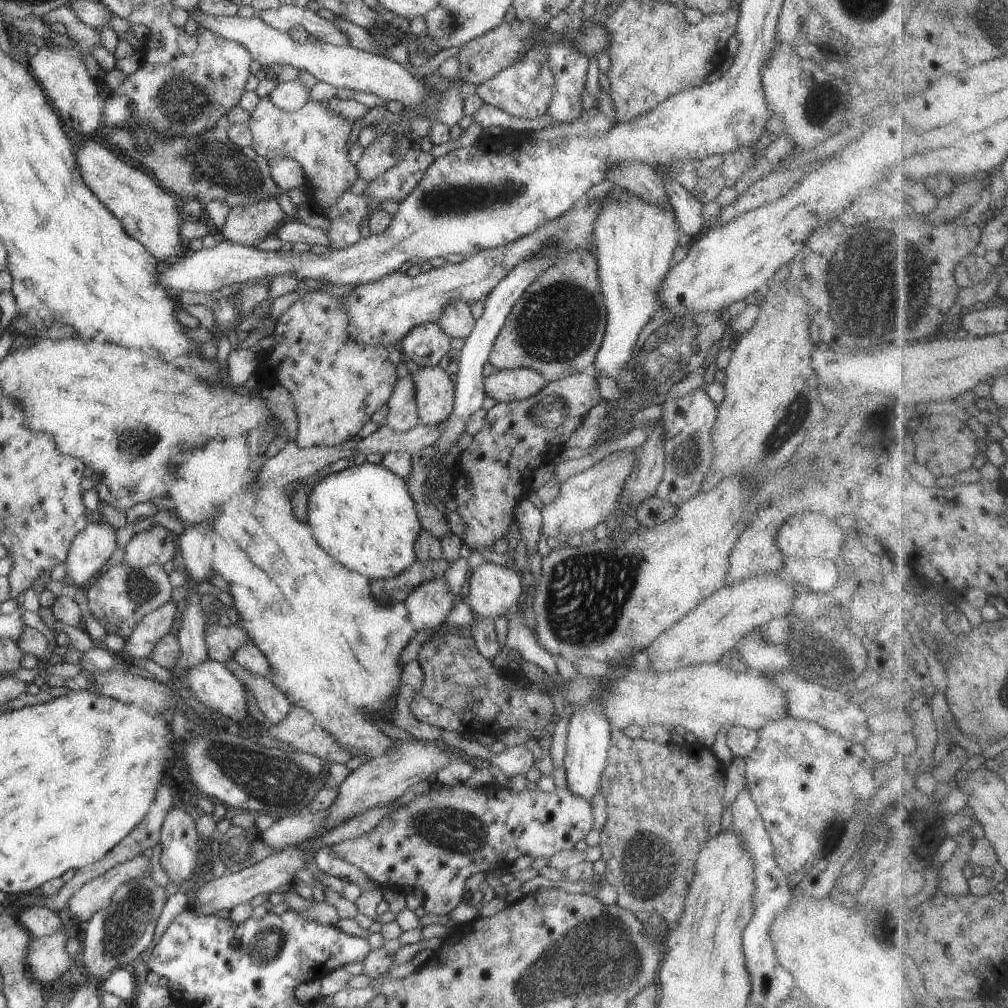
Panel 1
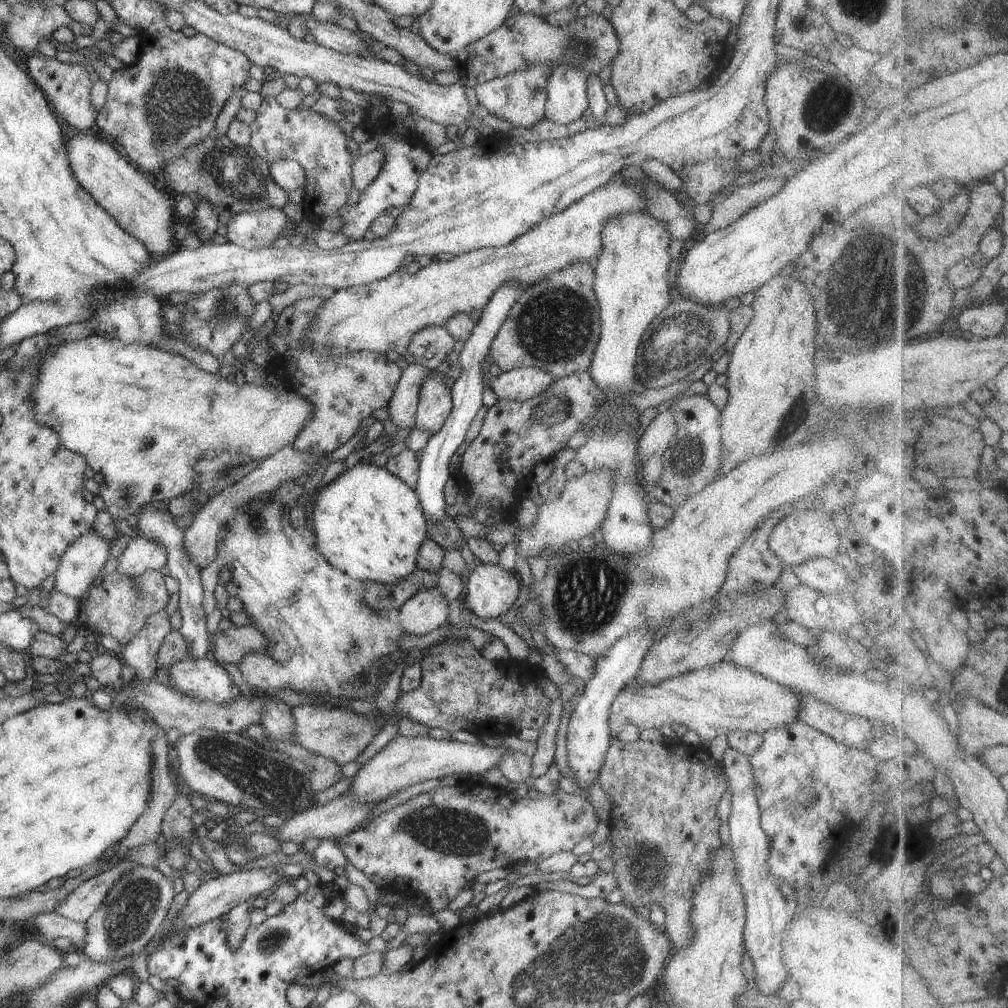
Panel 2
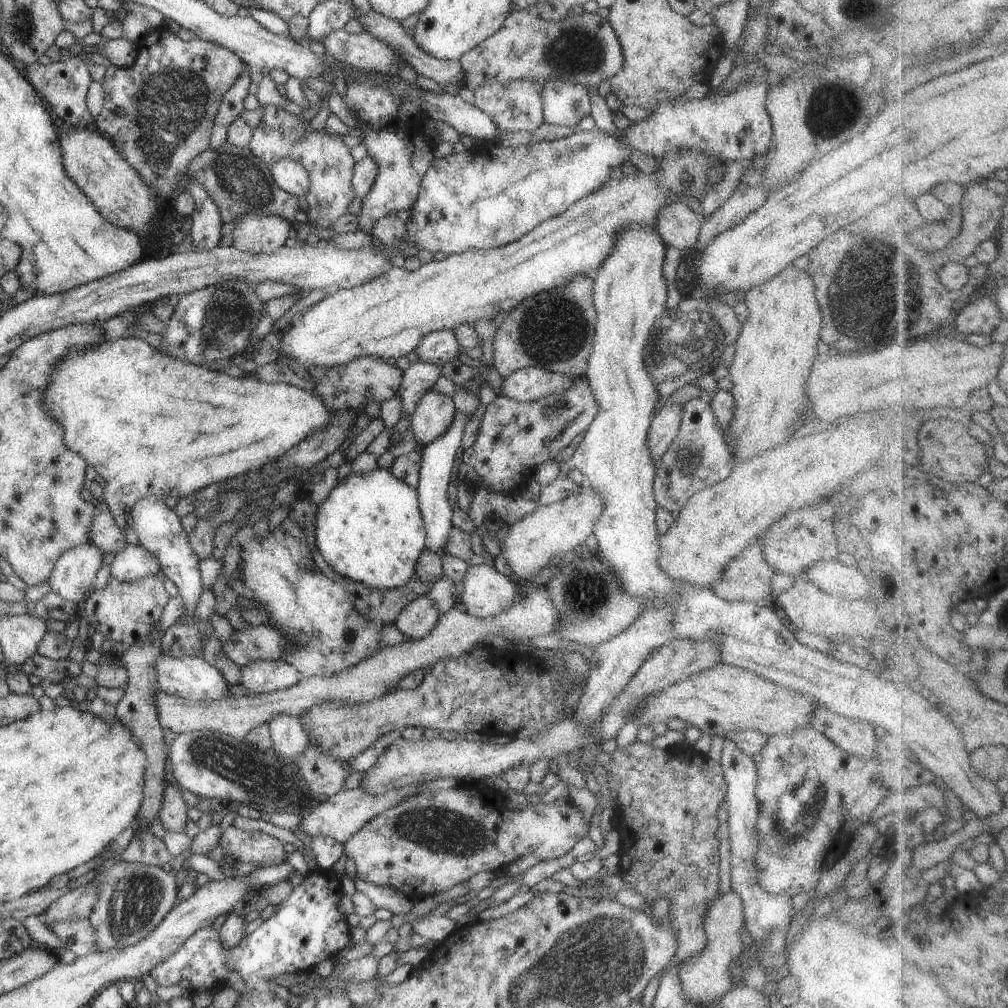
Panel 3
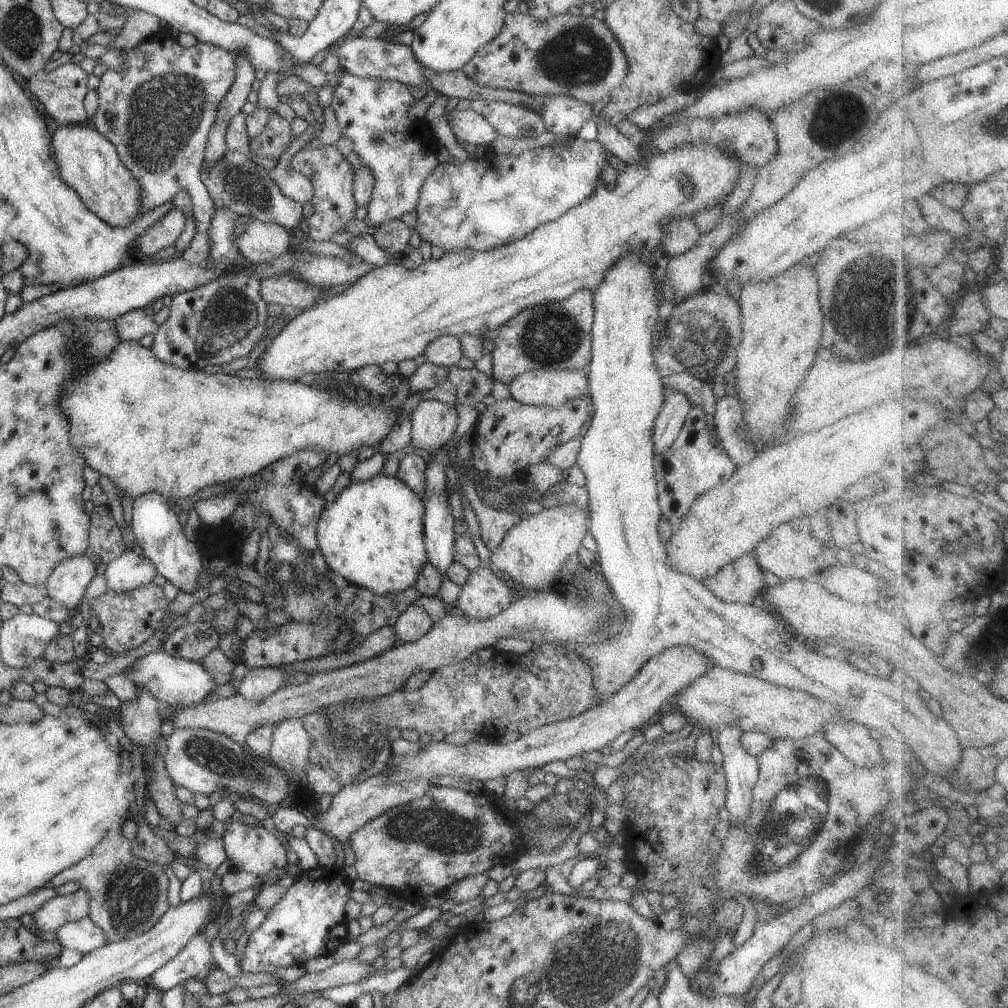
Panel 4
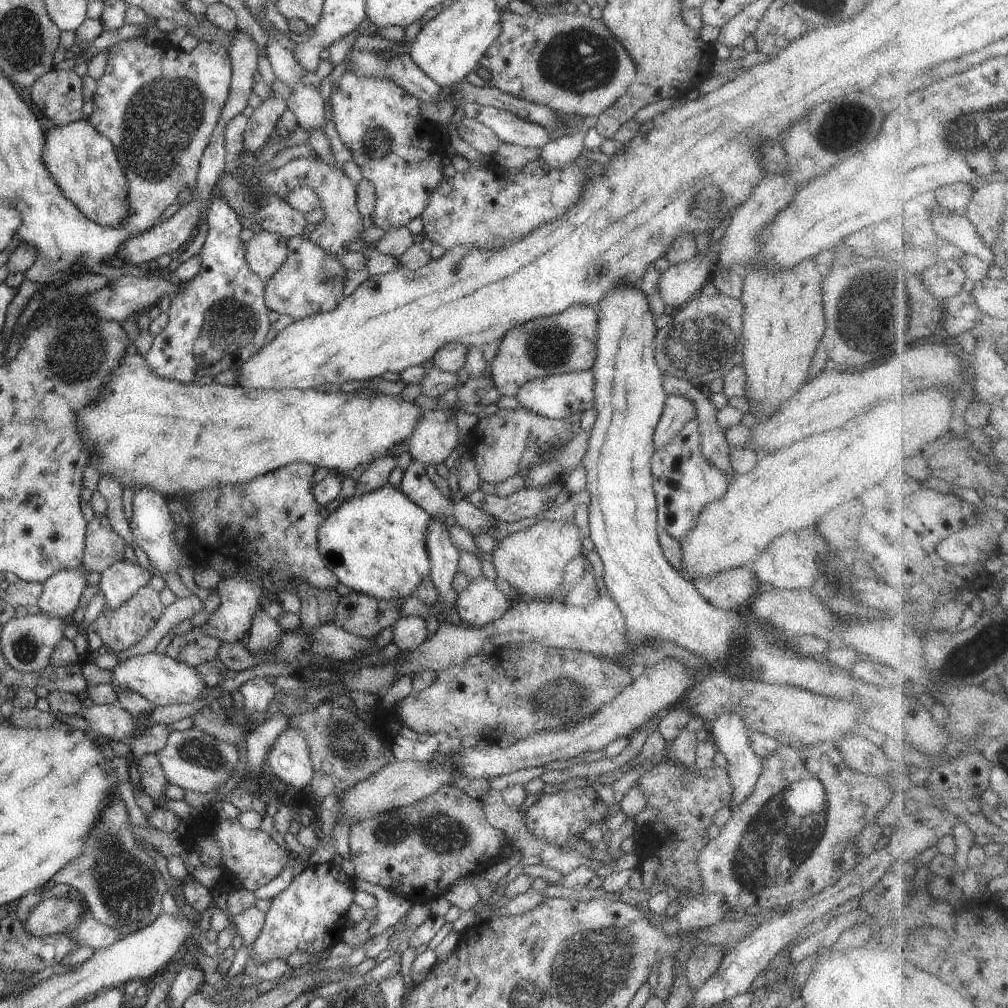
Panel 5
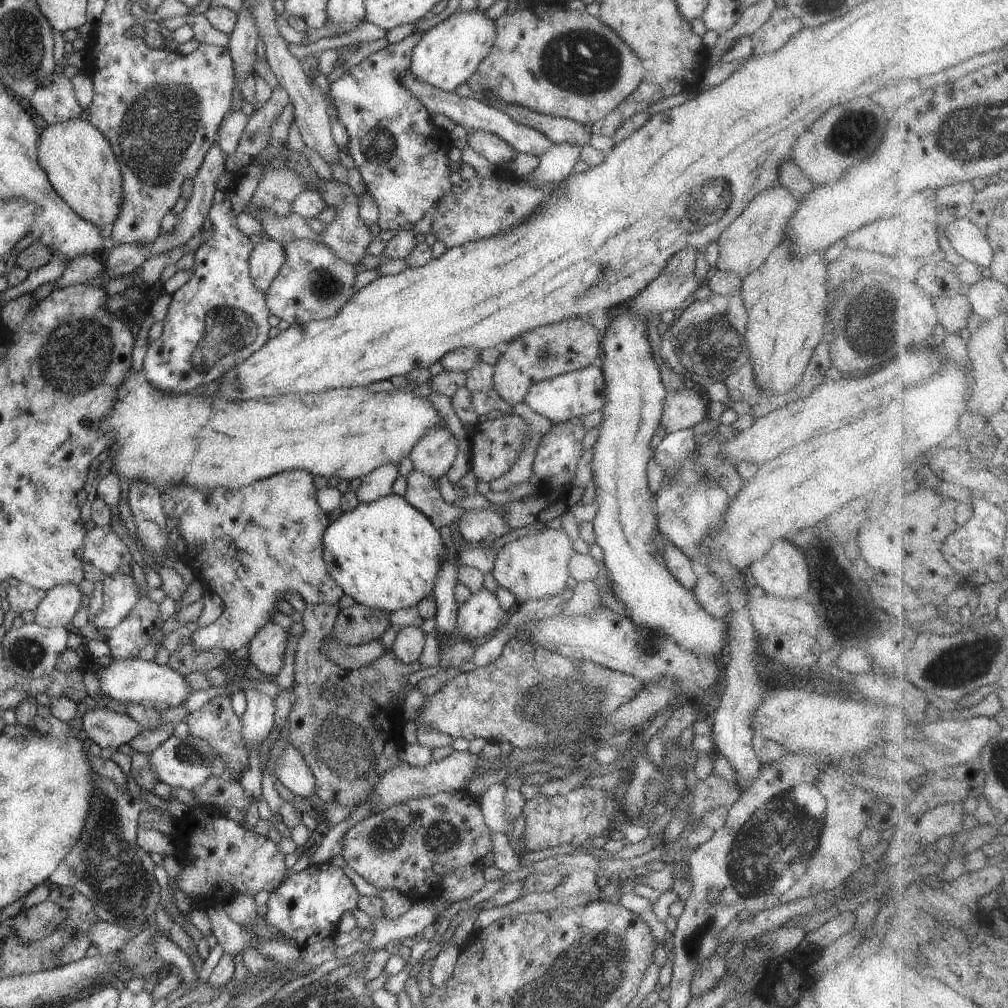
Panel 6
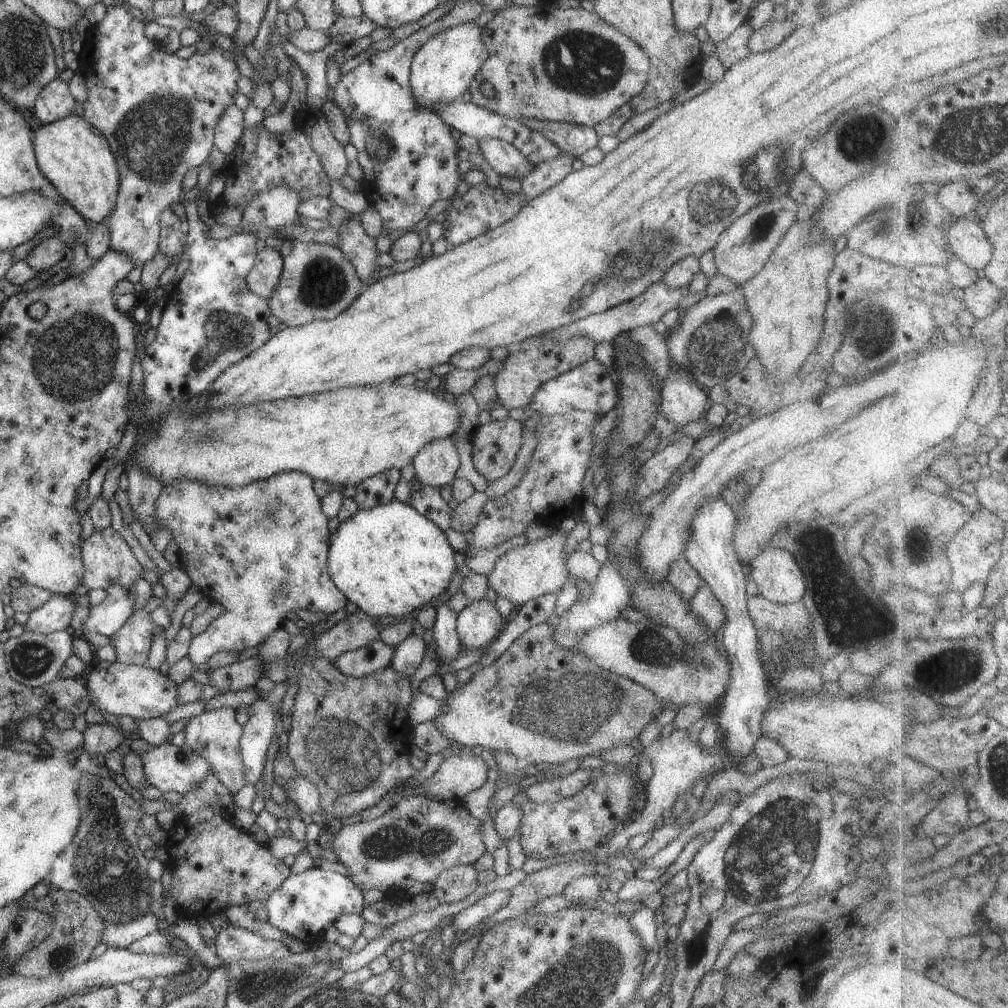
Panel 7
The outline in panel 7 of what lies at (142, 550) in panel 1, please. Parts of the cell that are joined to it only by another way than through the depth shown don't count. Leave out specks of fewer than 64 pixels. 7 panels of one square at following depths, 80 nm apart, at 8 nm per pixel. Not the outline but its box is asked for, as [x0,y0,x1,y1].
[80,583,135,637]

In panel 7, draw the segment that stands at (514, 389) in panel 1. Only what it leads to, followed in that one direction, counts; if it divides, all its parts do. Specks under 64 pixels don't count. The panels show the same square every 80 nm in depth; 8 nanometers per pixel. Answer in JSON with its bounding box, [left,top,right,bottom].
[530,358,617,416]

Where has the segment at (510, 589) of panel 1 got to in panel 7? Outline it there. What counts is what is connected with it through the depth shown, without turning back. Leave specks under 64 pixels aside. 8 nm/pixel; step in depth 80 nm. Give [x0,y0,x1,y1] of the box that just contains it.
[457,597,504,652]

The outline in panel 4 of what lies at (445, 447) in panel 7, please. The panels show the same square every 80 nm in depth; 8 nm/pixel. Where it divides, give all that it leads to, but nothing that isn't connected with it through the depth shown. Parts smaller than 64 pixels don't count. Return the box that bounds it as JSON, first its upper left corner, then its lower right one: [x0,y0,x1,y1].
[411,399,457,454]

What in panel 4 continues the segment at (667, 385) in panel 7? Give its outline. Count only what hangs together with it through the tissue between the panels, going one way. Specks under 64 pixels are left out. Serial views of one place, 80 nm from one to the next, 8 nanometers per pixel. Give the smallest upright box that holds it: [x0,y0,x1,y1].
[653,391,692,454]

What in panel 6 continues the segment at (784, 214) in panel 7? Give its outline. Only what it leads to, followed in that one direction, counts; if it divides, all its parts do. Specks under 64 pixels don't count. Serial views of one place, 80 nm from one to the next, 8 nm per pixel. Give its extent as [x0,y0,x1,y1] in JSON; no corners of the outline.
[716,185,799,279]

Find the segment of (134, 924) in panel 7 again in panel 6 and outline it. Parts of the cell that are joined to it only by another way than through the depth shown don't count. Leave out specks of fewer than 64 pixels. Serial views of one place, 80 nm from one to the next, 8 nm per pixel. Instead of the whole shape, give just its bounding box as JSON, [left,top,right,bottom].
[89,919,153,955]

